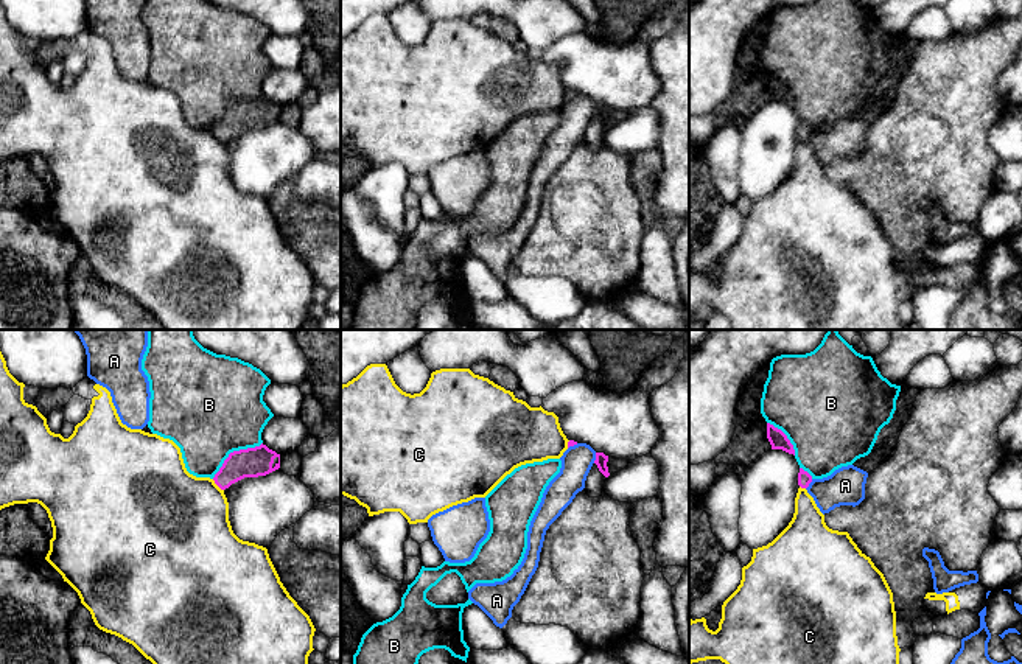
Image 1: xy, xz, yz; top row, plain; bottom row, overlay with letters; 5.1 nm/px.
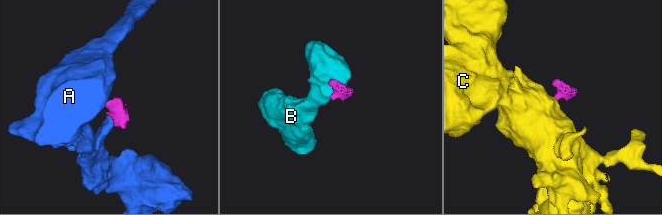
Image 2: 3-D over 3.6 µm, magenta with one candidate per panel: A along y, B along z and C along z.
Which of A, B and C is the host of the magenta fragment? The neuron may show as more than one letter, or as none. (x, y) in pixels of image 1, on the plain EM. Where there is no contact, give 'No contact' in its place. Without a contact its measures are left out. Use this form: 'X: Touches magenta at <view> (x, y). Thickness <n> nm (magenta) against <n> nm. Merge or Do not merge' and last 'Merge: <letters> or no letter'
A: Touches magenta at xz (596, 109). Thickness 70 nm (magenta) against 160 nm. Do not merge
B: Touches magenta at xy (234, 103). Thickness 160 nm (magenta) against 500 nm. Do not merge
C: Touches magenta at xy (218, 137). Thickness 160 nm (magenta) against 460 nm. Do not merge
Merge: no letter

